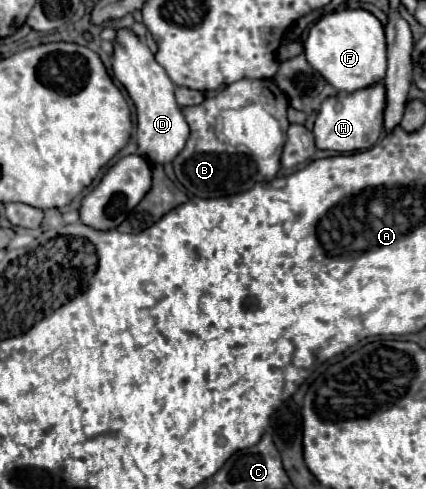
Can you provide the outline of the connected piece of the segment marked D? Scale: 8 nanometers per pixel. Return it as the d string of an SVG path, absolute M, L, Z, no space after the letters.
M127 27L117 29L117 37L113 41L113 75L127 89L137 109L139 155L153 163L173 161L189 137L189 125L175 101L173 81L155 61L155 55L149 51L149 47Z

